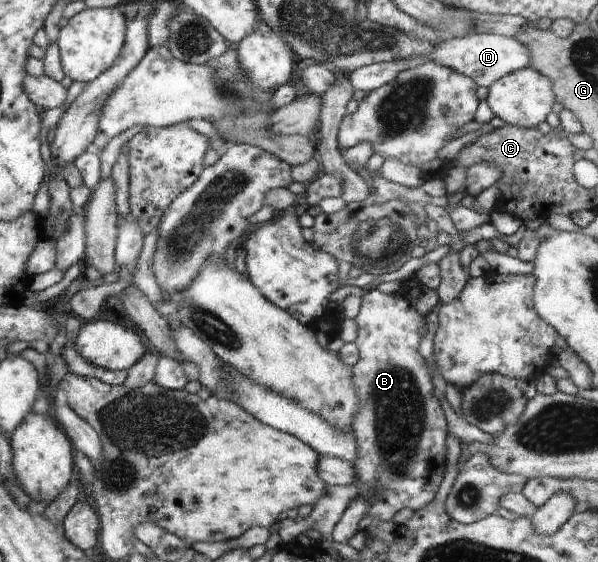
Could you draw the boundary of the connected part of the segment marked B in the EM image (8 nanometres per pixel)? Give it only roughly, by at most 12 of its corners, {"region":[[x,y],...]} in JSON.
{"region":[[402,286],[366,291],[351,367],[356,482],[333,528],[426,507],[448,425]]}

